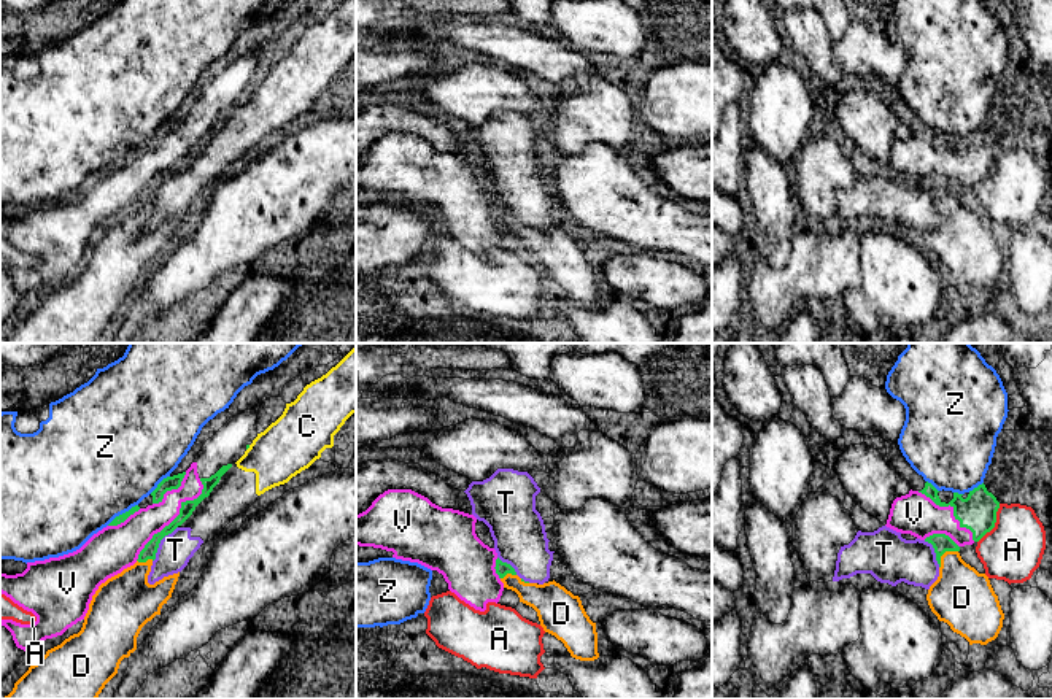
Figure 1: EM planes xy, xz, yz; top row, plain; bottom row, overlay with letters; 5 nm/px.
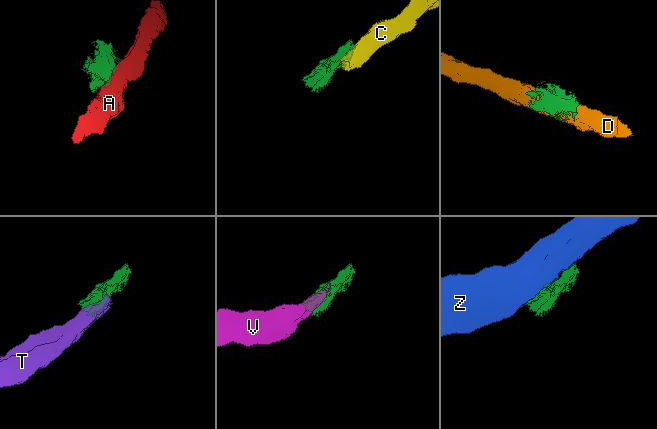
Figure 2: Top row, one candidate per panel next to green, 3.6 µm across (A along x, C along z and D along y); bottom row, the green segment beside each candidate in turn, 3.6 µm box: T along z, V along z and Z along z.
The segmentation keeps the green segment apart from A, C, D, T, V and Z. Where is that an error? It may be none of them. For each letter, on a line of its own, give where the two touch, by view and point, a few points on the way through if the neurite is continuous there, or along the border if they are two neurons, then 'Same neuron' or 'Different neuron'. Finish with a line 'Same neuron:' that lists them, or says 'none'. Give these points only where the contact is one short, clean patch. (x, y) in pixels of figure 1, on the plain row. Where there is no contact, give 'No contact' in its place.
A: Touches green at yz (995, 166). Different neuron
C: Touches green at xy (248, 91). Boundary: xy (250, 89), (247, 94). Different neuron
D: Touches green at yz (943, 197). Different neuron
T: Touches green at xy (159, 186). Boundary: xy (177, 170), (161, 185), (153, 205). Different neuron
V: Touches green at xy (177, 161). Same neuron
Z: Touches green at xy (123, 158). Different neuron
Same neuron: V

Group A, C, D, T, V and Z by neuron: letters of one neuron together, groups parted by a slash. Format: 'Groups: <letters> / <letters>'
Groups: A / C T / D / V / Z

